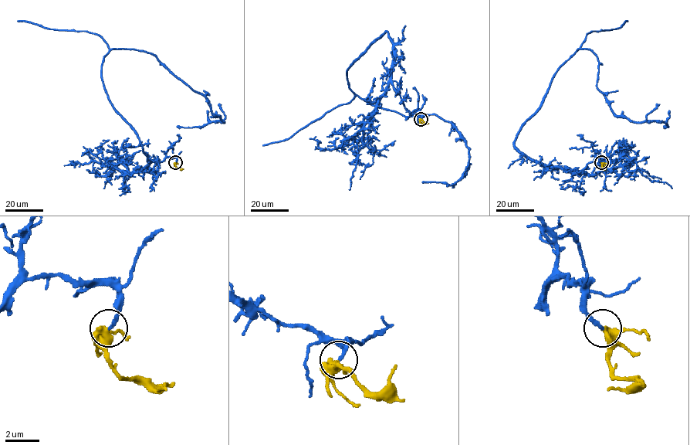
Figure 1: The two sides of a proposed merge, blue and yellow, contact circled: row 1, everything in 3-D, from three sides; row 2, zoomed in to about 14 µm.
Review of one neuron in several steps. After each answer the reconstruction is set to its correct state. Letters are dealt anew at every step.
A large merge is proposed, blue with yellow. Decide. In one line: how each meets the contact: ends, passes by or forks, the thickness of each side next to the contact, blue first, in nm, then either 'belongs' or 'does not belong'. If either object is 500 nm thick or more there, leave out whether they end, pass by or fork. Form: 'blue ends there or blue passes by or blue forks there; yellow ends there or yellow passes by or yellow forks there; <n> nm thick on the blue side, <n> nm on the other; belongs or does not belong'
blue ends there; yellow passes by; 200 nm thick on the blue side, 360 nm on the other; belongs

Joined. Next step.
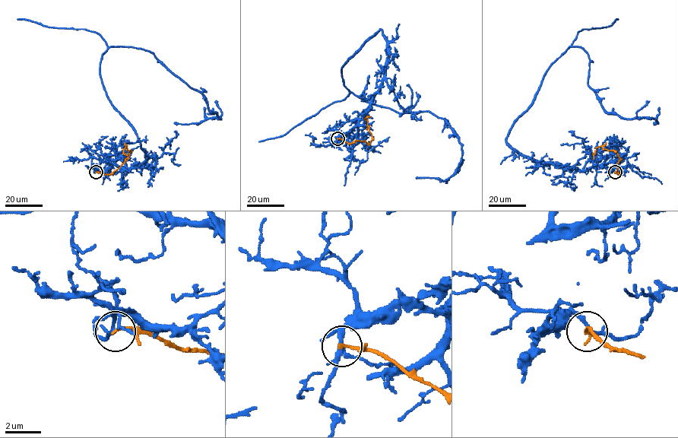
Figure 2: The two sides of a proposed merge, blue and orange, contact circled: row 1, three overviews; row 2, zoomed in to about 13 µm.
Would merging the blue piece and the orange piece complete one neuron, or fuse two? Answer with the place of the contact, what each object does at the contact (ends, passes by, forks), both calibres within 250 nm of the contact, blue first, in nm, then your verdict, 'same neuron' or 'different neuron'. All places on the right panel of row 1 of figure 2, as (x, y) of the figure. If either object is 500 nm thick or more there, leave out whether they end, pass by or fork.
at (615, 172); blue forks there; orange ends there; 150 nm thick on the blue side, 170 nm on the other; different neuron

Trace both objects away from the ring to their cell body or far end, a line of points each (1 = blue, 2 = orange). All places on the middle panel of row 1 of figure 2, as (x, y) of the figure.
1: (337, 138), (384, 77), (381, 30), (343, 84), (429, 111), (461, 145), (445, 180), (416, 177)
2: (337, 138), (351, 144), (356, 141), (369, 143), (372, 134), (365, 119), (369, 116)

